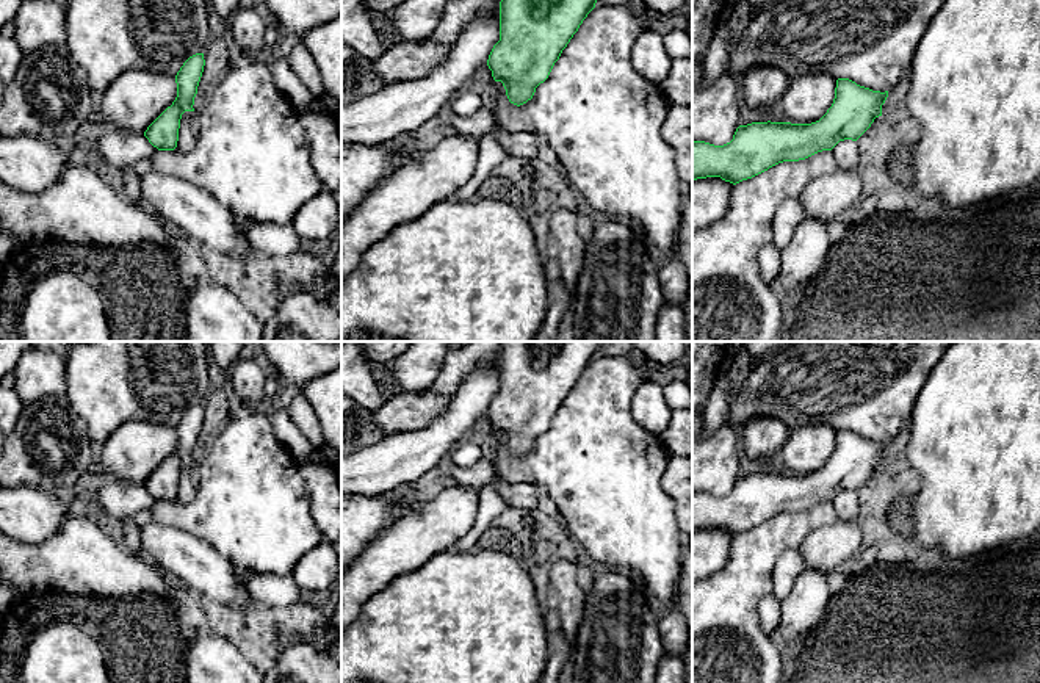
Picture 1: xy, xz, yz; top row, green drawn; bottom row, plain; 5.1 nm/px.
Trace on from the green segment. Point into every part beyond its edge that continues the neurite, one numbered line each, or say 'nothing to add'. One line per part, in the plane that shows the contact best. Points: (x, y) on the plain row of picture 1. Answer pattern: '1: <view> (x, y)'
nothing to add

